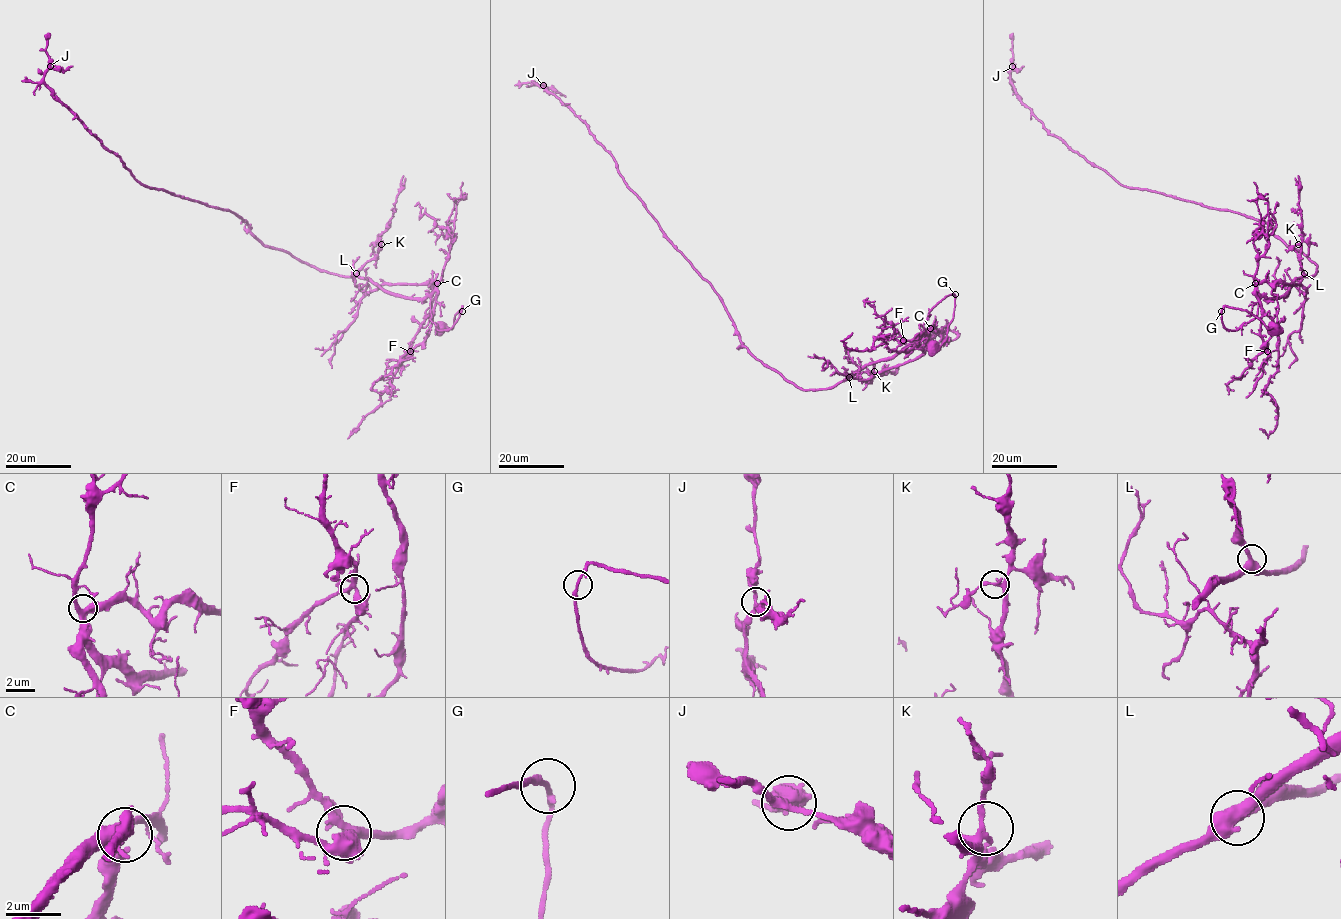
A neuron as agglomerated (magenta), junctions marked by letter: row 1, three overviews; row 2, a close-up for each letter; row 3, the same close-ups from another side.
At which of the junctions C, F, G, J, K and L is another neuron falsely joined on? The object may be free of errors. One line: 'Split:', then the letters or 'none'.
Split: none

